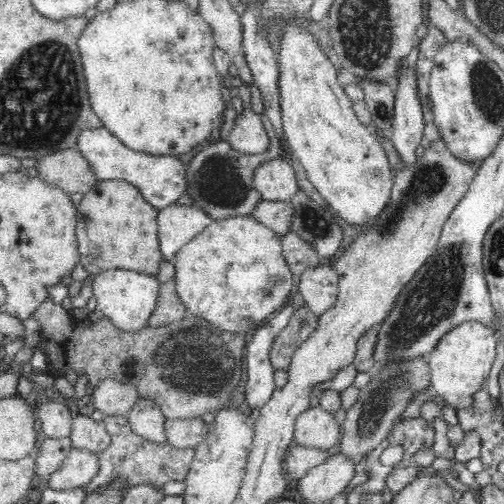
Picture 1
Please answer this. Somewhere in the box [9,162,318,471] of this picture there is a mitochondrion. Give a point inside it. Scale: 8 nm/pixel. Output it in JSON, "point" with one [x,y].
{"point":[192,359]}

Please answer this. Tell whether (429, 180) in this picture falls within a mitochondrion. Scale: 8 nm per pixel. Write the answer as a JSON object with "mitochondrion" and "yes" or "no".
{"mitochondrion":"yes"}

